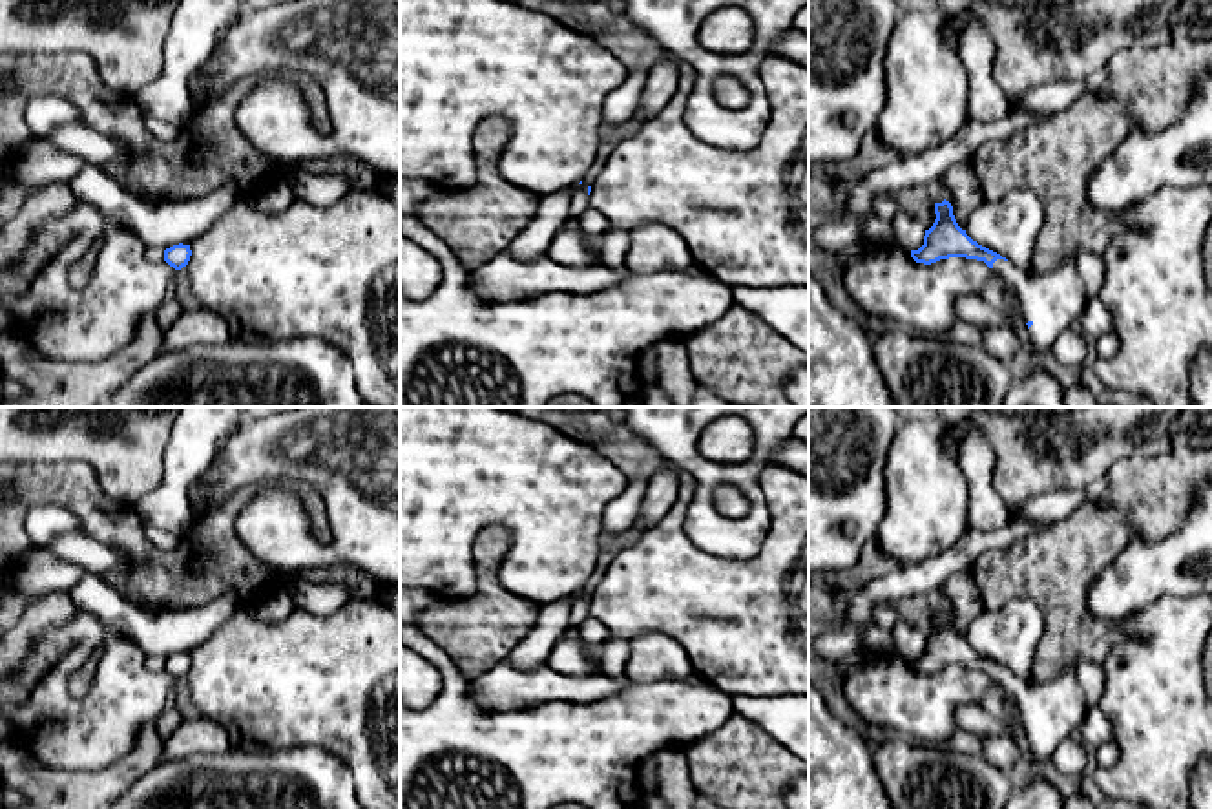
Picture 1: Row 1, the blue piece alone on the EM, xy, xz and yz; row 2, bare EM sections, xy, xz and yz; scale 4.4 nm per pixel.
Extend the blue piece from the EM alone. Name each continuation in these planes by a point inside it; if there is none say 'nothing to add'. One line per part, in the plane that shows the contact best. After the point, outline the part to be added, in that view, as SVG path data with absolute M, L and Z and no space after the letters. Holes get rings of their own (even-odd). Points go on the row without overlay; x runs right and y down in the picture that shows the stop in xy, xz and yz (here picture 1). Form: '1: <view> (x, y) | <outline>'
1: yz (1054, 709) | M1073 667L1044 683L1026 683L1009 670L997 668L993 681L1015 698L1024 730L1033 732L1029 743L1039 760L1068 741L1086 716L1086 698Z

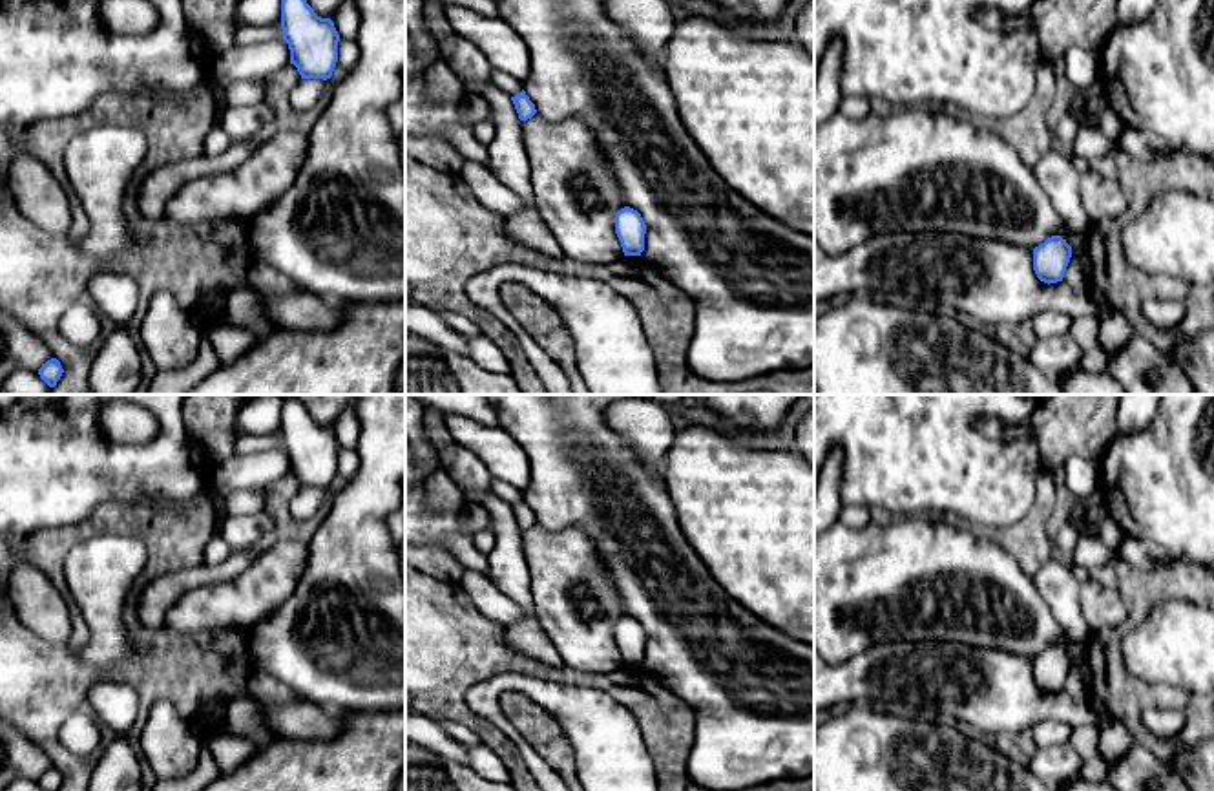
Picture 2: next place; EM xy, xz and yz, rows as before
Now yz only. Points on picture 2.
nothing to add

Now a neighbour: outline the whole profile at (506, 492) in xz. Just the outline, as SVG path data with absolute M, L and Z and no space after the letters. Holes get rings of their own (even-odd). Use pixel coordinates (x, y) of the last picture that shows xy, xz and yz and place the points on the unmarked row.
M491 477L489 490L491 490L491 493L500 497L509 506L515 506L517 502L522 501L522 491L517 490L515 486L511 486L511 484L500 480L500 479Z

